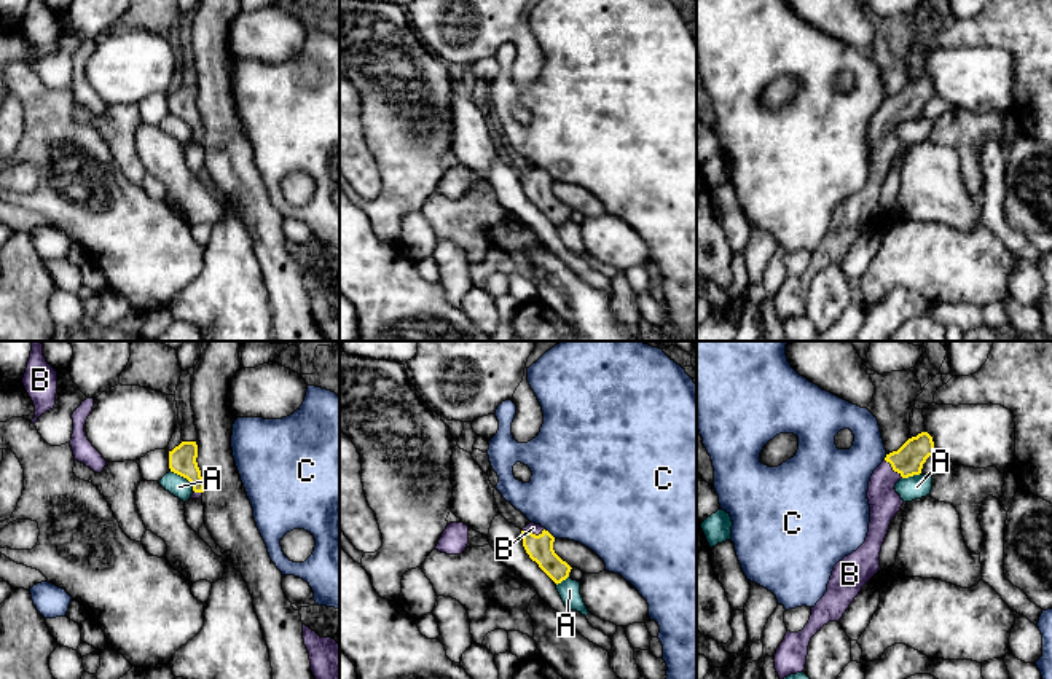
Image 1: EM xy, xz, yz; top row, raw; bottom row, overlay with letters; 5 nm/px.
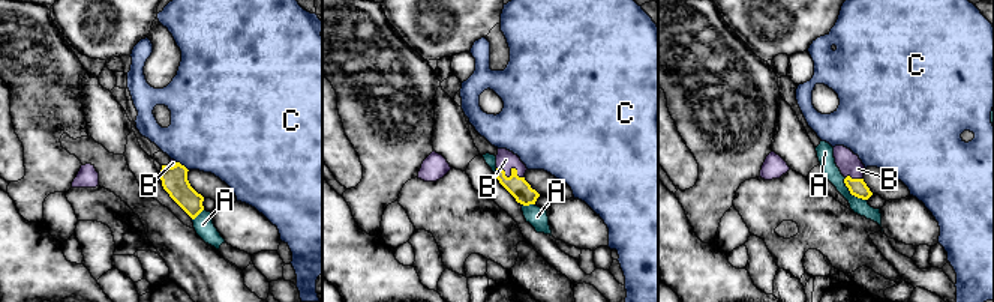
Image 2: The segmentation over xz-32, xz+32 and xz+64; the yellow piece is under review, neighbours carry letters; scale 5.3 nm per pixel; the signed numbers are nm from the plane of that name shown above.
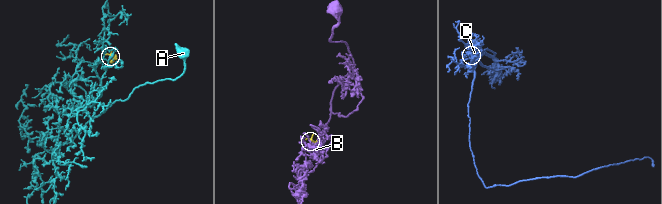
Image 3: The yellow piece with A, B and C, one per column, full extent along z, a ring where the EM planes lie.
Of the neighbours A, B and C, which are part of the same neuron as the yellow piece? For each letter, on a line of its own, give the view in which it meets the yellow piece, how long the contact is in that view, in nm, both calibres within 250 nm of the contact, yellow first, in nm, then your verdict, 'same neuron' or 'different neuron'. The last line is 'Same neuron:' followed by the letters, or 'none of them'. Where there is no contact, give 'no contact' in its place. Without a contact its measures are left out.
A: xy | 160 nm | 140/100 nm | different neuron
B: xz | 130 nm | 130/50 nm | same neuron
C: xz | 60 nm | 130/480 nm | different neuron
Same neuron: B

